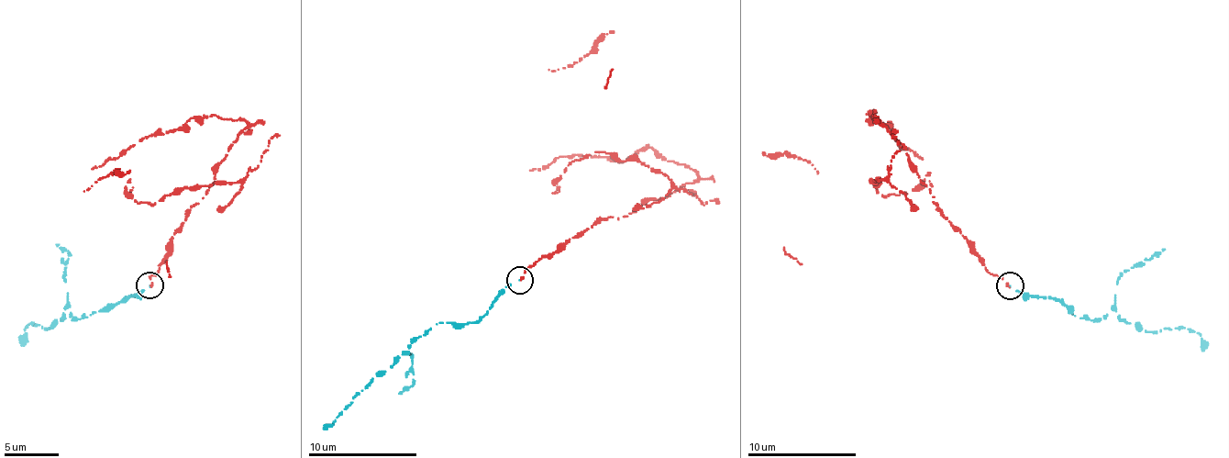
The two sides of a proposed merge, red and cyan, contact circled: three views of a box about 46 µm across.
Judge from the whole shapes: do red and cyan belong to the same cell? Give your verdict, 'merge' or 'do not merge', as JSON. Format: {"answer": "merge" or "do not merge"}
{"answer": "merge"}

